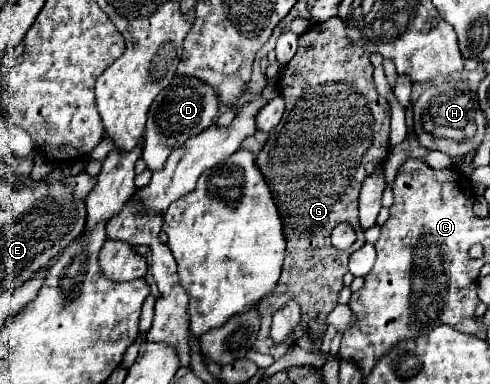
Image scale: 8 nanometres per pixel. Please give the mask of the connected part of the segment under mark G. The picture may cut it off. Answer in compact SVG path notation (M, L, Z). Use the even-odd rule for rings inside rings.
M339 17L313 23L299 37L299 49L283 67L277 87L285 99L285 113L281 123L269 133L255 163L281 215L287 249L277 289L257 305L261 329L253 349L263 353L265 347L273 345L269 339L271 317L291 299L301 305L303 325L283 345L269 347L267 353L275 359L285 355L303 335L313 341L325 335L327 315L335 309L339 291L343 289L343 275L349 271L347 259L365 243L357 219L357 197L363 181L389 155L391 121L389 105L381 103L373 83L369 53L349 43L345 23ZM339 223L349 223L357 233L357 241L345 251L335 249L329 239L333 227Z

